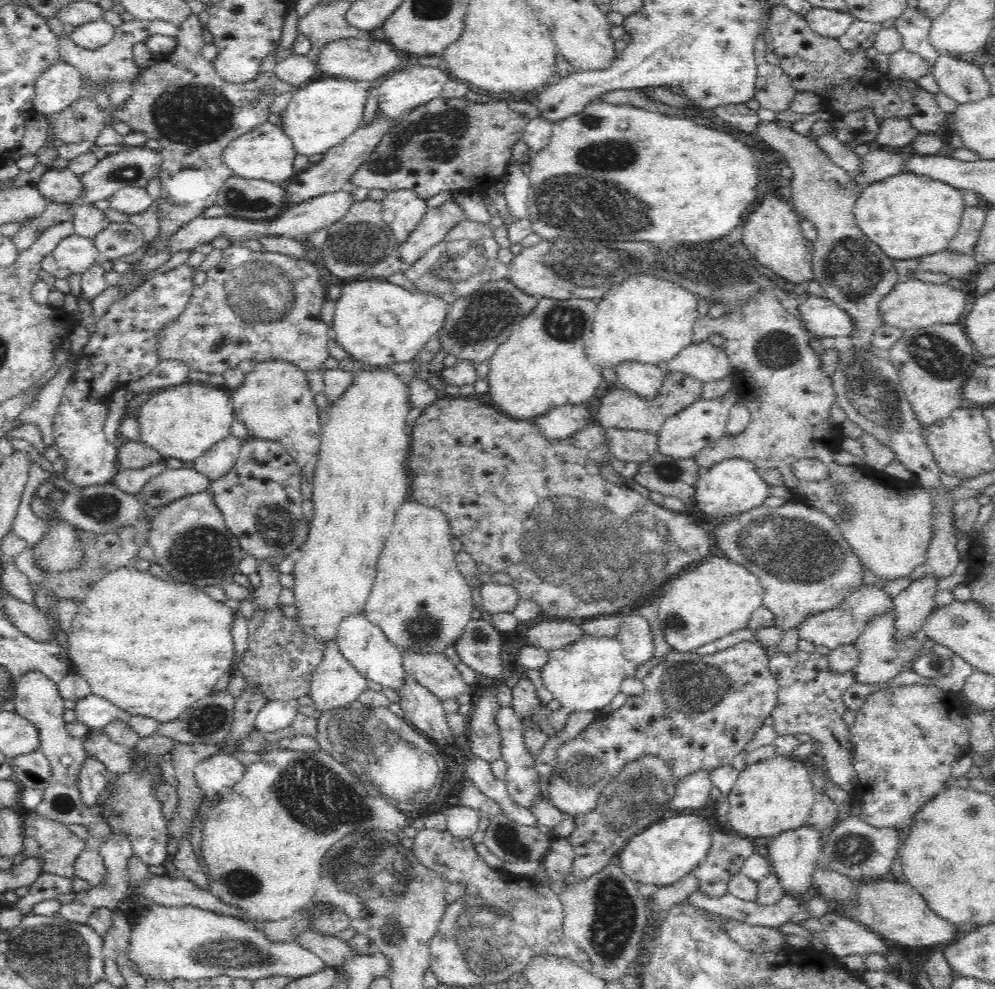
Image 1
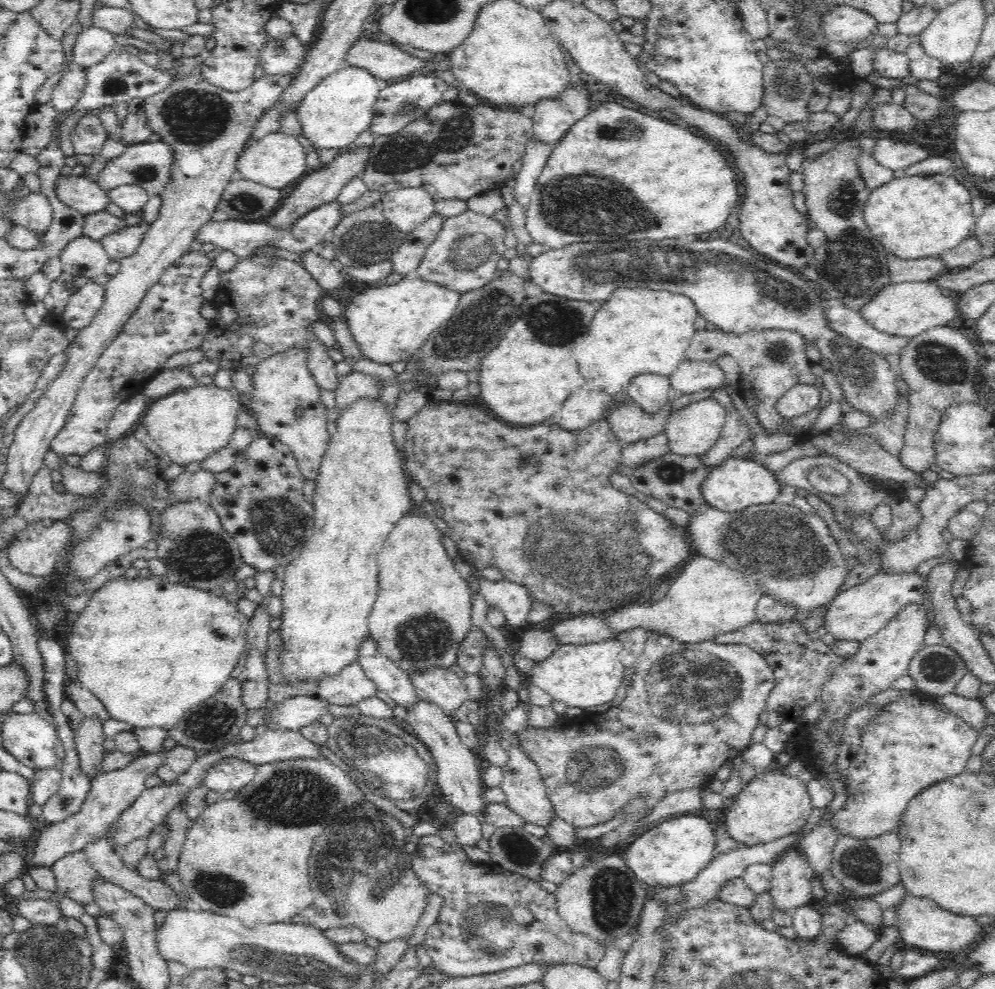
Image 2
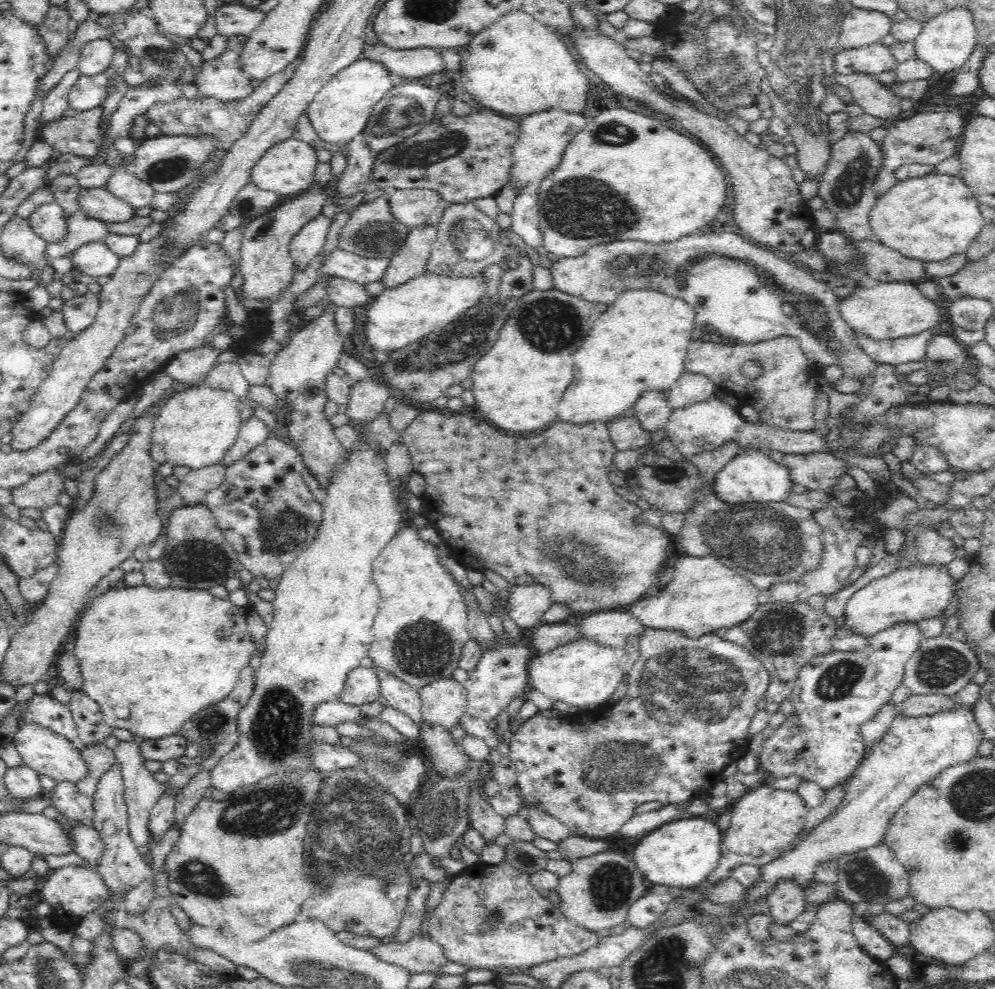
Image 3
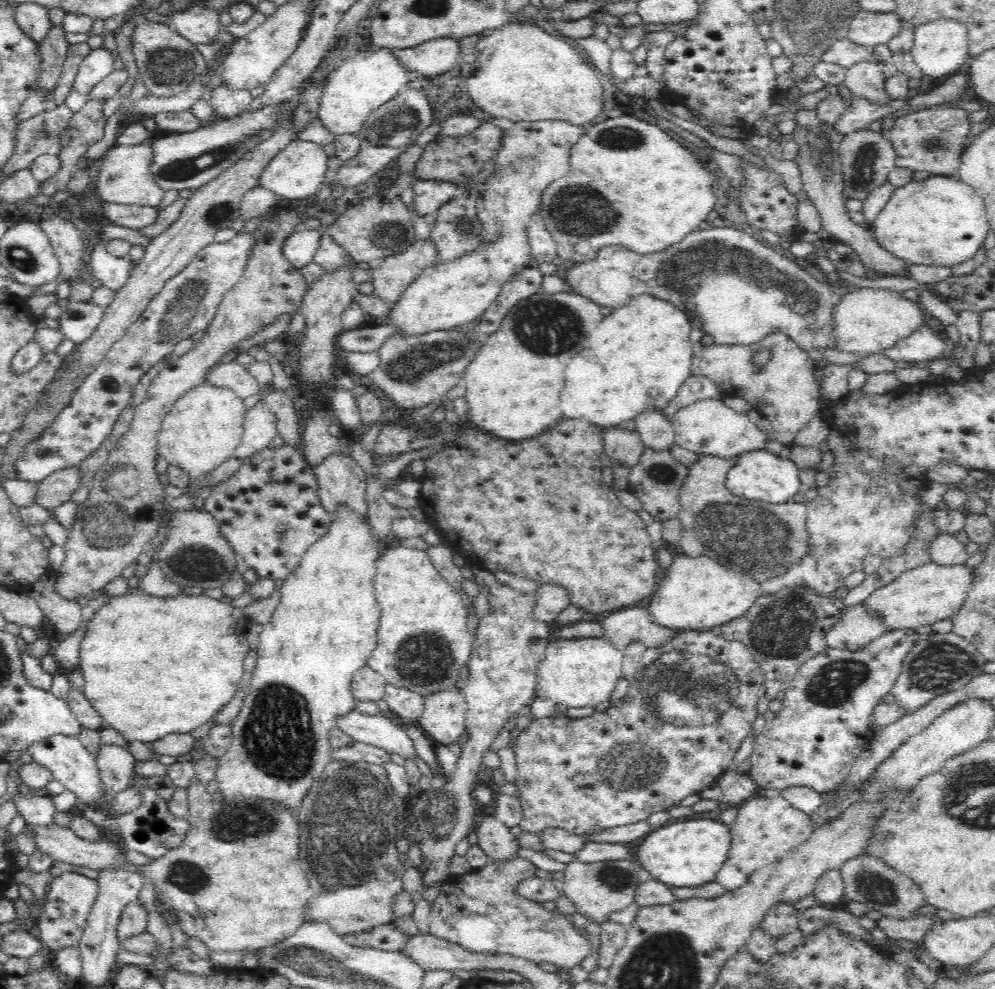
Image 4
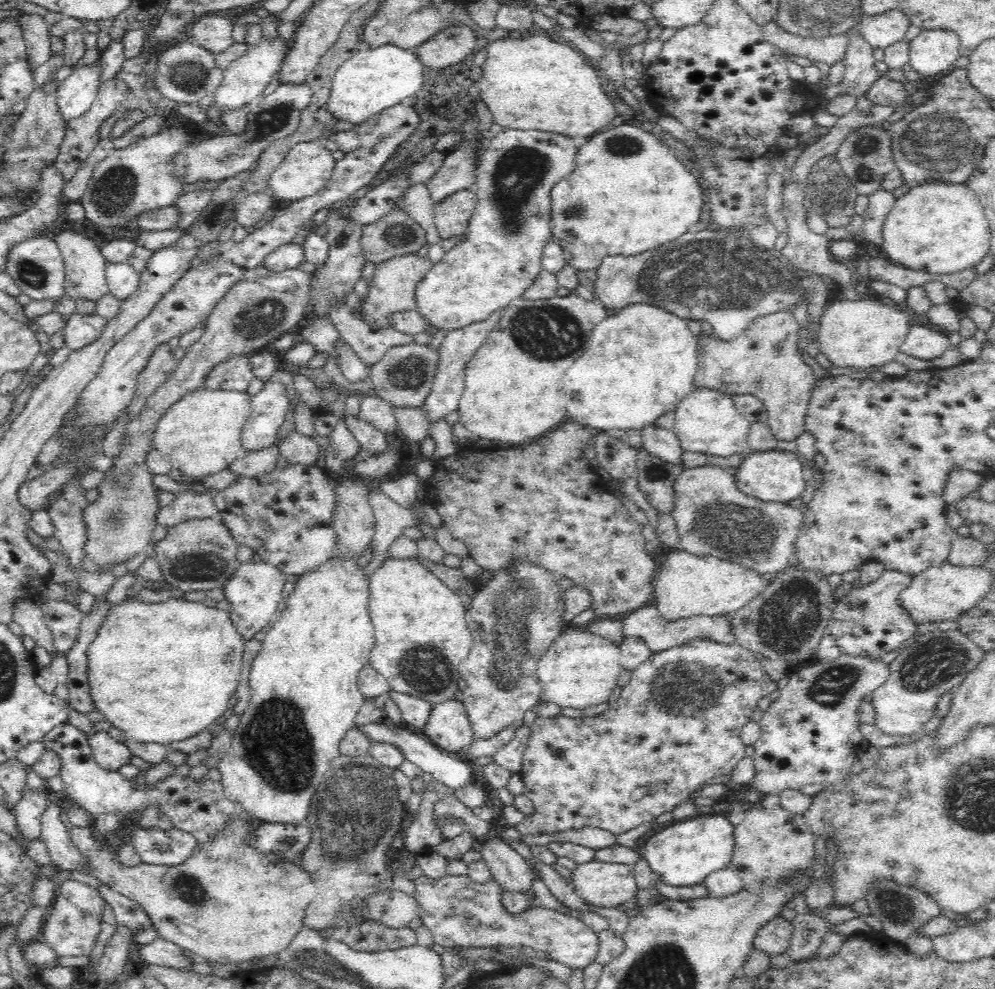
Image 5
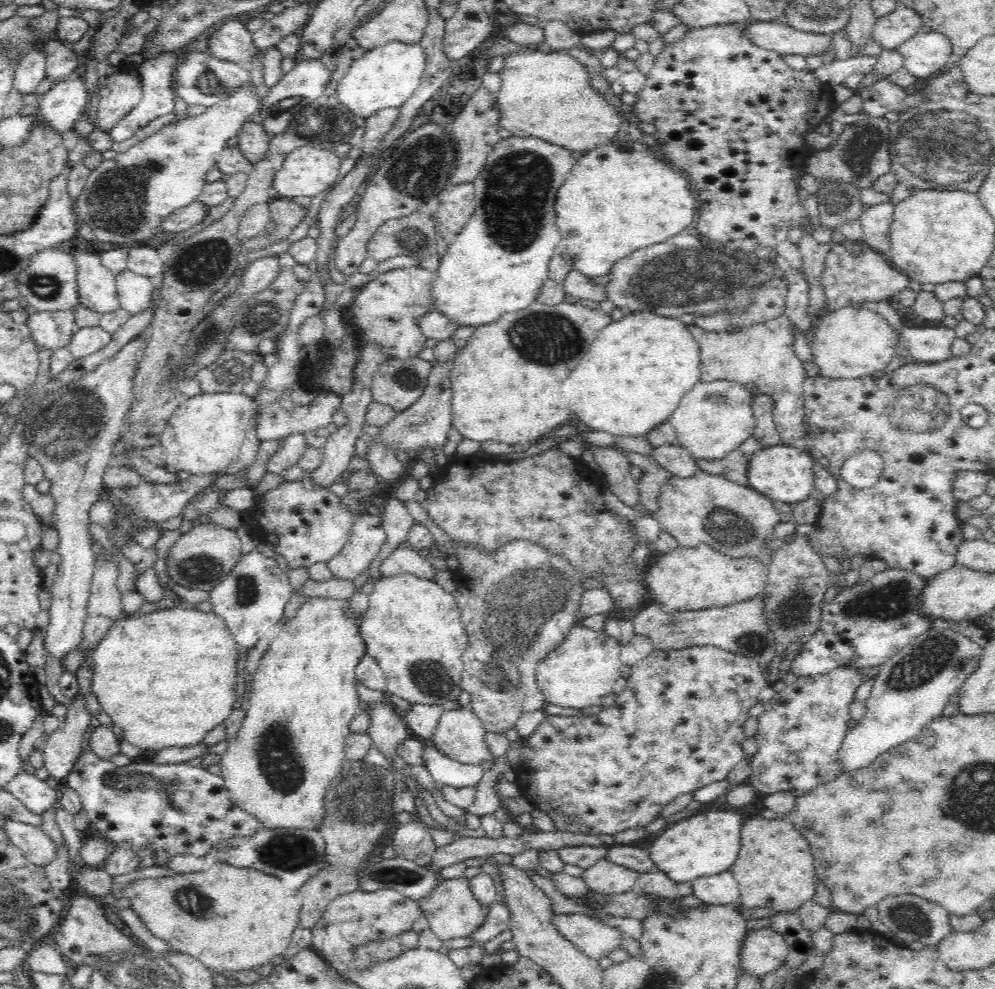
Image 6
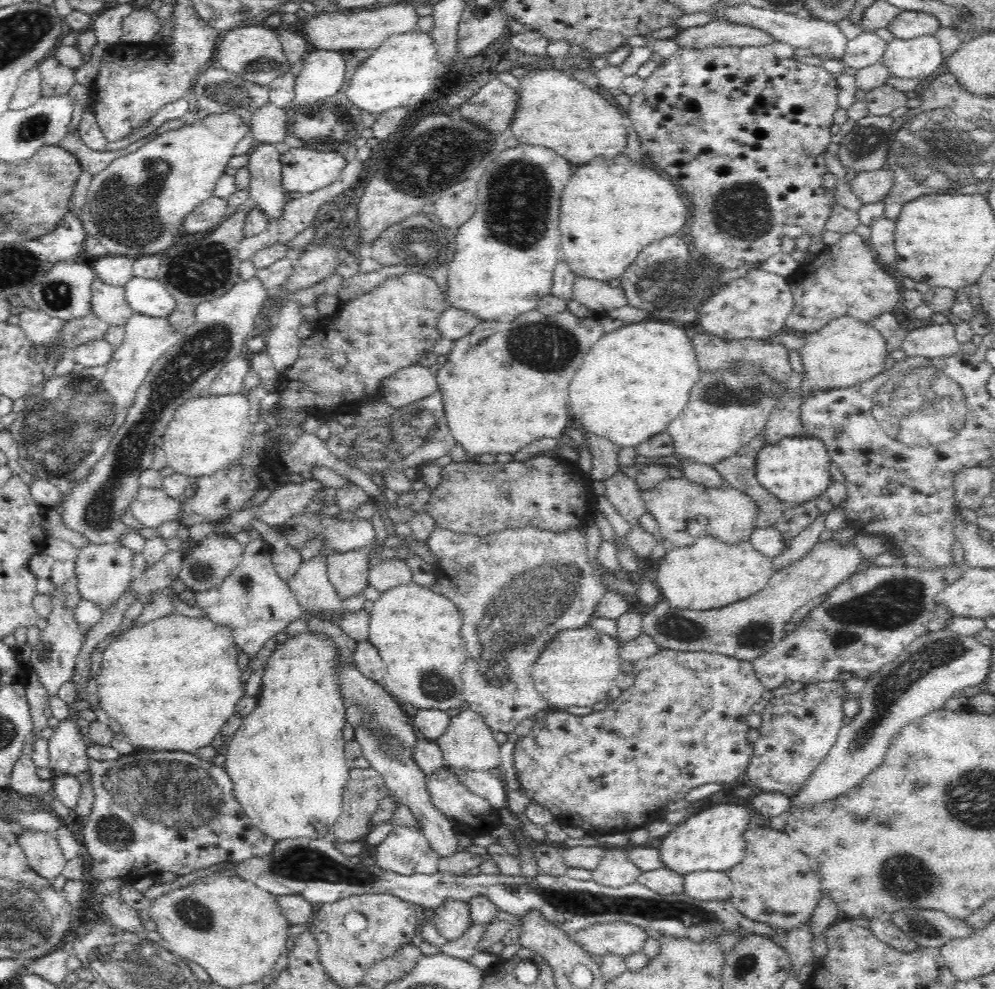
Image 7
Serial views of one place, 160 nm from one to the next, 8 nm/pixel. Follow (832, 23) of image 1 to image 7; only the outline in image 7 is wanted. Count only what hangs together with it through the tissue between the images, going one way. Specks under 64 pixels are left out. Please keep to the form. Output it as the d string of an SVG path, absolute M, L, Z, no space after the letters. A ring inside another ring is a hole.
M902 11L889 26L895 38L910 40L918 36L934 36L941 24L932 13Z

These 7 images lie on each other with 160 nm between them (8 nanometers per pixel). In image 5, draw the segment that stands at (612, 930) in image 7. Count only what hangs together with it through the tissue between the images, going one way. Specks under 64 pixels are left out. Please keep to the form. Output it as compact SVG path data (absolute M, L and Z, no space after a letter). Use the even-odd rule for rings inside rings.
M422 875L414 881L416 890L413 897L418 902L421 920L424 926L433 934L436 944L452 949L453 947L486 947L491 946L518 946L533 950L534 952L546 953L550 960L561 962L572 969L586 968L588 964L596 961L598 956L598 933L590 926L572 915L550 910L550 908L532 907L520 914L510 914L502 905L501 894L504 892L501 886L495 883L493 876L484 884L474 882L468 875L446 875L442 878L428 878Z

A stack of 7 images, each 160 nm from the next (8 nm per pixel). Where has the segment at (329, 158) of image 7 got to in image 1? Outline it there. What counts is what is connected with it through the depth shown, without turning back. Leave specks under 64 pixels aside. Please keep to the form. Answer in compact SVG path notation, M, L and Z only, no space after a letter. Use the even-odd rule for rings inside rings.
M266 121L255 127L253 131L238 136L229 148L224 150L223 162L233 176L285 185L297 174L294 171L296 156L293 141L284 132L282 126L278 127Z

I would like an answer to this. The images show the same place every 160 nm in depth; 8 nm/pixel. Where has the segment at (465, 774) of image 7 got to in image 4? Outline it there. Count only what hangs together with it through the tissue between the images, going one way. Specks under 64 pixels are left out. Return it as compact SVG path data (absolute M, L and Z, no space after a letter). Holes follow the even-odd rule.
M354 709L336 720L336 727L351 736L355 741L383 748L389 753L398 754L406 760L417 757L414 742L406 730L392 723L384 715L362 714Z

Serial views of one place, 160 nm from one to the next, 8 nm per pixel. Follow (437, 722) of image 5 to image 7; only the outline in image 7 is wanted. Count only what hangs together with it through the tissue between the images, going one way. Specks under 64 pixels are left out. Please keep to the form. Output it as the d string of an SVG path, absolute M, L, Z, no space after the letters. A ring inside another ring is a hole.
M472 709L461 711L455 717L450 717L448 726L436 740L443 752L443 761L458 771L490 771L494 768L502 770L500 745L493 737L493 730L485 723L485 720Z

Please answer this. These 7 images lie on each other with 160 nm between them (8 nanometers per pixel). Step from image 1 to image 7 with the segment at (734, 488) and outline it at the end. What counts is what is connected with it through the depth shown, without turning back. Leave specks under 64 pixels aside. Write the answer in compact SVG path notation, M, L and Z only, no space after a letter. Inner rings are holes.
M786 437L776 444L767 444L755 452L755 456L756 479L760 485L776 495L778 500L786 500L789 505L804 504L808 500L823 497L833 481L830 477L830 455L826 445L816 437Z

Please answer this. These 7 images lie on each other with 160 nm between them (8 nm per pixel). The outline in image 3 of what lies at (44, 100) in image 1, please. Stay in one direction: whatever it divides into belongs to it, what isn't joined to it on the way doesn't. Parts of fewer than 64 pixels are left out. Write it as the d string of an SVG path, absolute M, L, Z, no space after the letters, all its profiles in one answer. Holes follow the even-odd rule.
M106 72L94 76L80 75L70 97L70 106L76 112L87 111L92 108L100 107L108 98L108 86L110 79Z

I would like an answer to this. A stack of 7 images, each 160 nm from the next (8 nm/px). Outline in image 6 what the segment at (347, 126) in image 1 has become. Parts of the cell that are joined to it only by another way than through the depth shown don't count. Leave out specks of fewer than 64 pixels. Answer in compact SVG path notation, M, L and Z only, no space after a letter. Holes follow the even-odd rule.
M390 41L366 51L354 60L350 70L342 76L336 90L341 106L350 110L352 117L367 119L382 109L399 108L408 102L417 90L426 68L426 51L420 43L408 44Z

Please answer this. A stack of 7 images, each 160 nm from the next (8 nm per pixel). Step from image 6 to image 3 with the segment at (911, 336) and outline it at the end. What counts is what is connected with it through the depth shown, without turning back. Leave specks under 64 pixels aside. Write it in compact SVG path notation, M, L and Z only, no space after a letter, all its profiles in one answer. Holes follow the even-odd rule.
M935 330L919 332L912 336L900 337L894 340L872 340L862 334L855 334L858 346L872 360L879 364L902 364L920 361L926 356L928 342L932 340Z

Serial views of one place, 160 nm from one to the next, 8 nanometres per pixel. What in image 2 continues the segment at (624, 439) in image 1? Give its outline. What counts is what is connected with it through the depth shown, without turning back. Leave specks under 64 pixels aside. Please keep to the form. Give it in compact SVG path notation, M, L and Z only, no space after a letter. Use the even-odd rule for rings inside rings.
M660 432L630 444L623 444L621 452L621 464L635 469L646 462L660 458L670 453L670 443L668 443L668 435Z

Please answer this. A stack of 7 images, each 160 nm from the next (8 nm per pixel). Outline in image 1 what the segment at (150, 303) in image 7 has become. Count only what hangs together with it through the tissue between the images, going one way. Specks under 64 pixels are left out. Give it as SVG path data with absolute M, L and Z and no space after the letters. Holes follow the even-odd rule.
M70 234L53 250L54 259L60 268L67 268L72 274L84 274L99 258L98 249L91 238Z

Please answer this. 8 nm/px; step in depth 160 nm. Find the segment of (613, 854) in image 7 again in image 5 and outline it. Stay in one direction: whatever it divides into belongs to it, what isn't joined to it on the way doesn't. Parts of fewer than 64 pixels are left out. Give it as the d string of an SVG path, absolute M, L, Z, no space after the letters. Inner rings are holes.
M590 861L572 871L571 885L584 901L603 908L616 908L635 898L638 888L629 864Z

